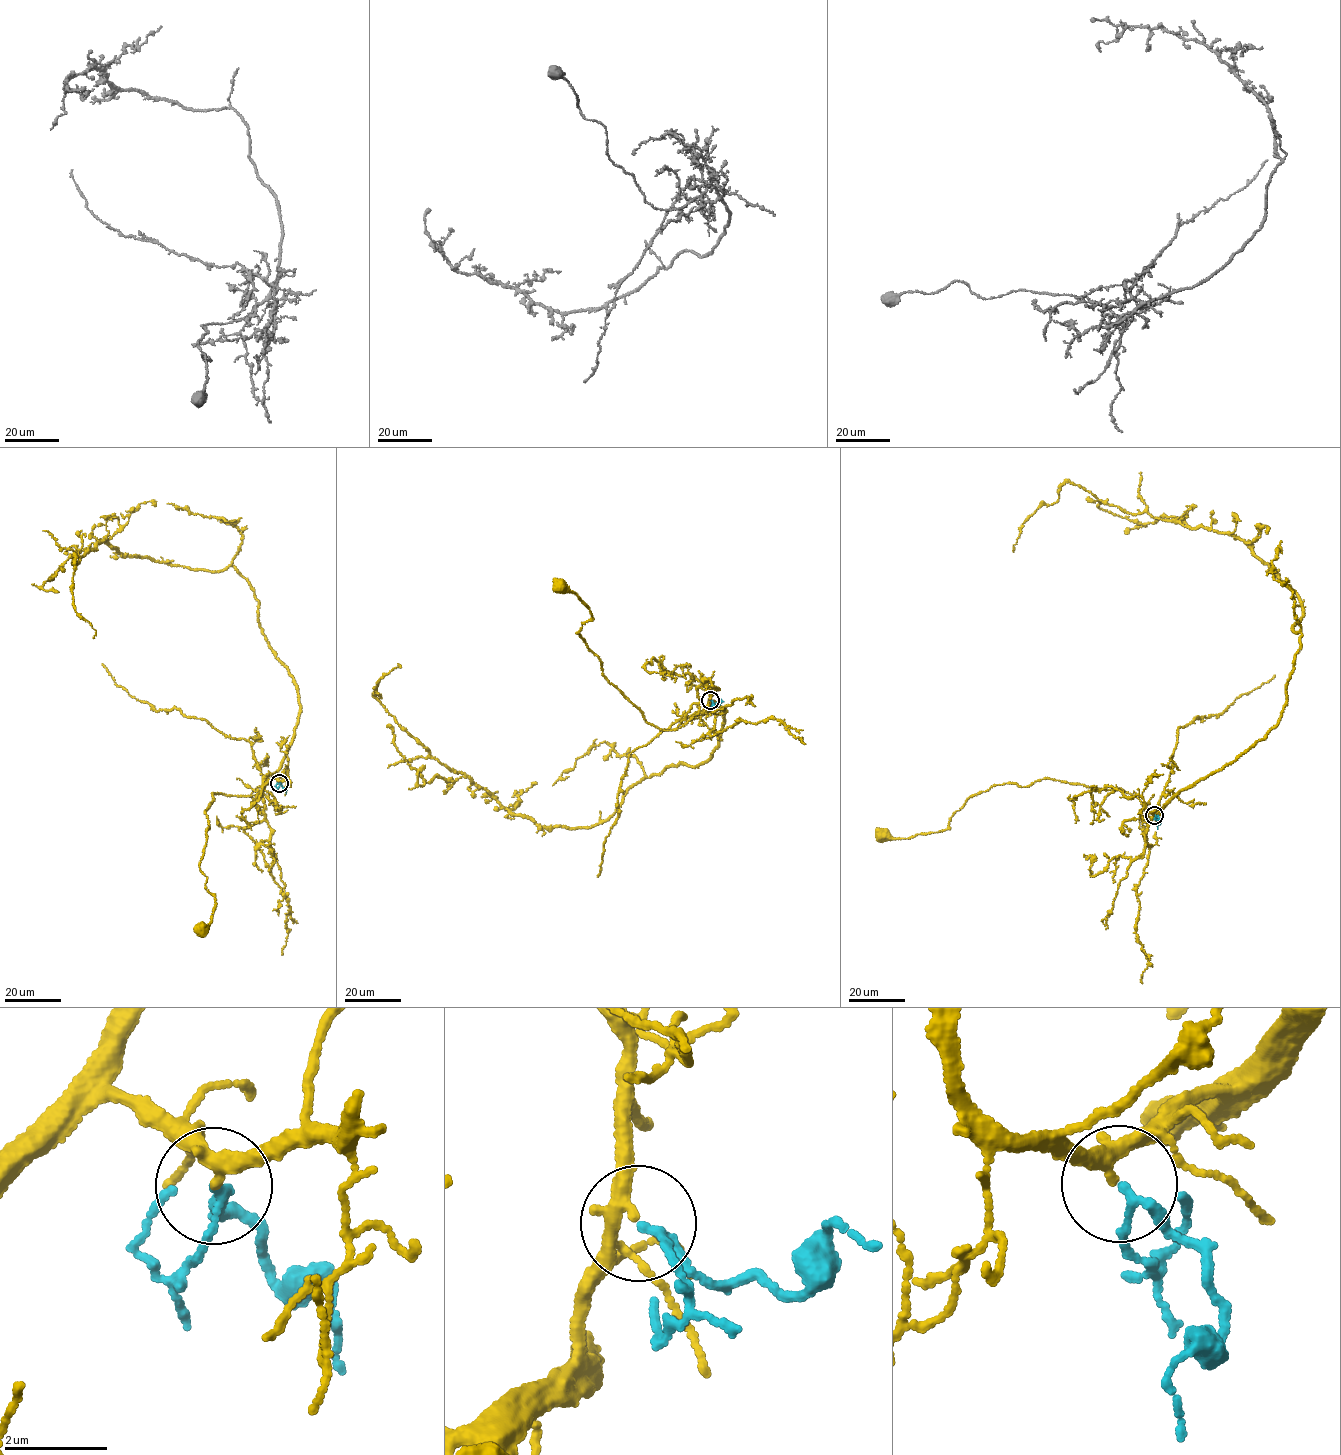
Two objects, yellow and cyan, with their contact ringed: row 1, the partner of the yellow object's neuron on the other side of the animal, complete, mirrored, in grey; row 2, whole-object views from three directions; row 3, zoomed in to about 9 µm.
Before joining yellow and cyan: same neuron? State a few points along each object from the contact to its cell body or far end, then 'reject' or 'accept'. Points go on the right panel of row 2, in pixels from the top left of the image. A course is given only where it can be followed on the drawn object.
yellow runs (1154, 814), (1160, 810), (1150, 817), (1120, 788), (1043, 778), (981, 791), (943, 830), (882, 836); cyan runs (1154, 814), (1160, 822), (1157, 829); accept

